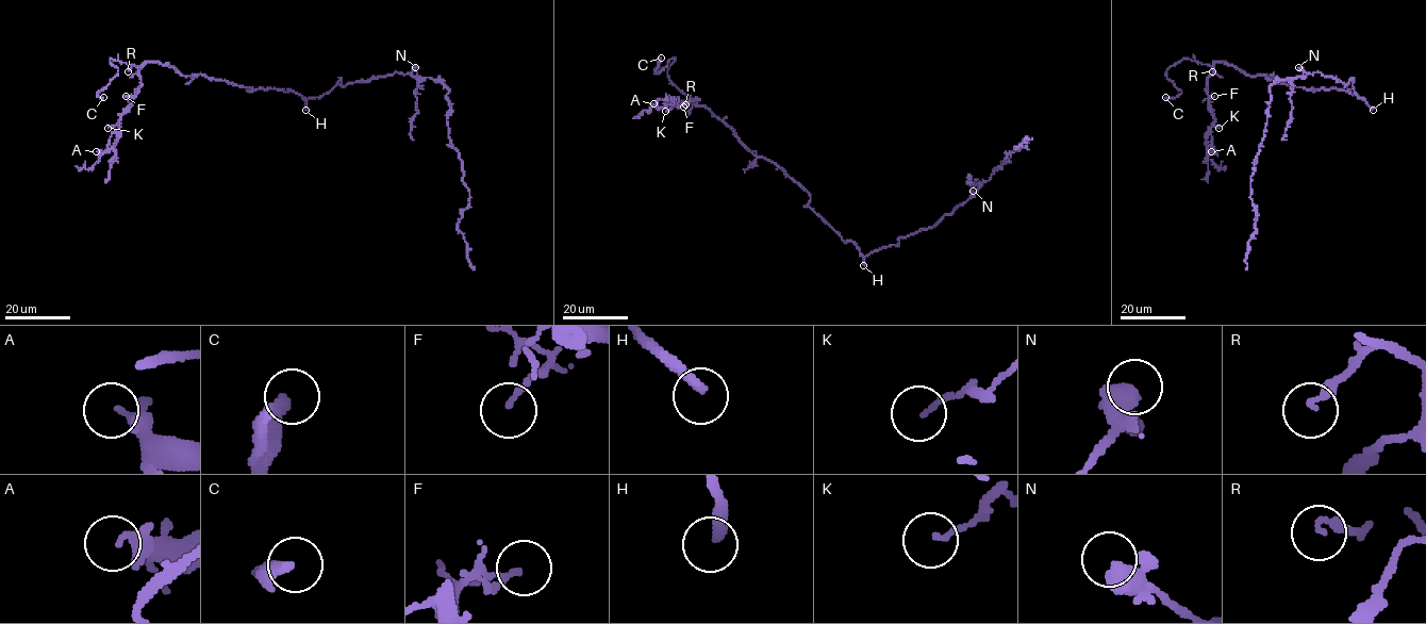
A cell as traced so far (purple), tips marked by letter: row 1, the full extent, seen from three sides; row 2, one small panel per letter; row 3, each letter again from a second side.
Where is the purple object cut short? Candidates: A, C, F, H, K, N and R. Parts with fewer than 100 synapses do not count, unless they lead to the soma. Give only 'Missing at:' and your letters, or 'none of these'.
Missing at: C, H

